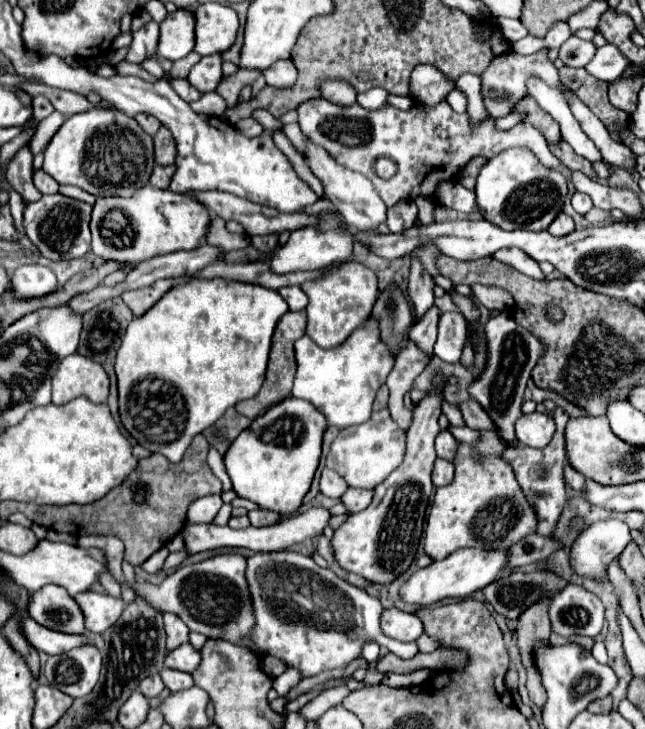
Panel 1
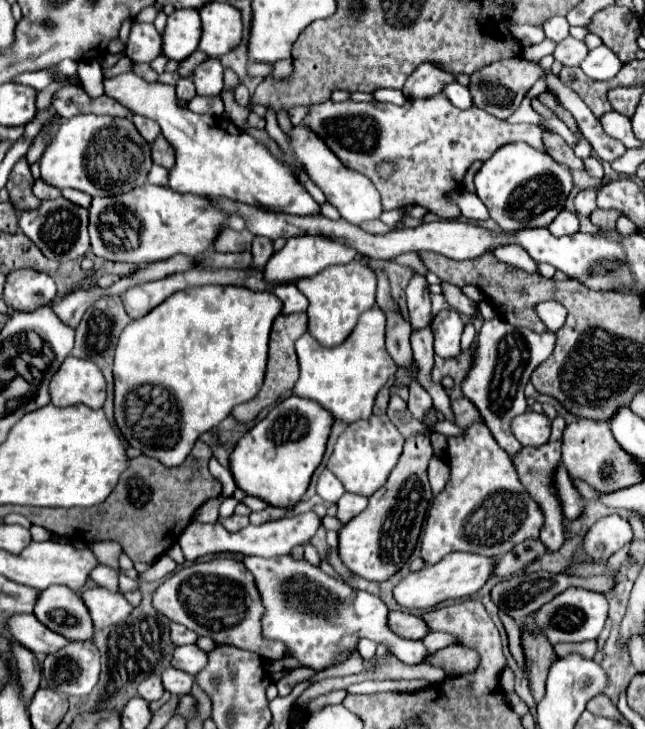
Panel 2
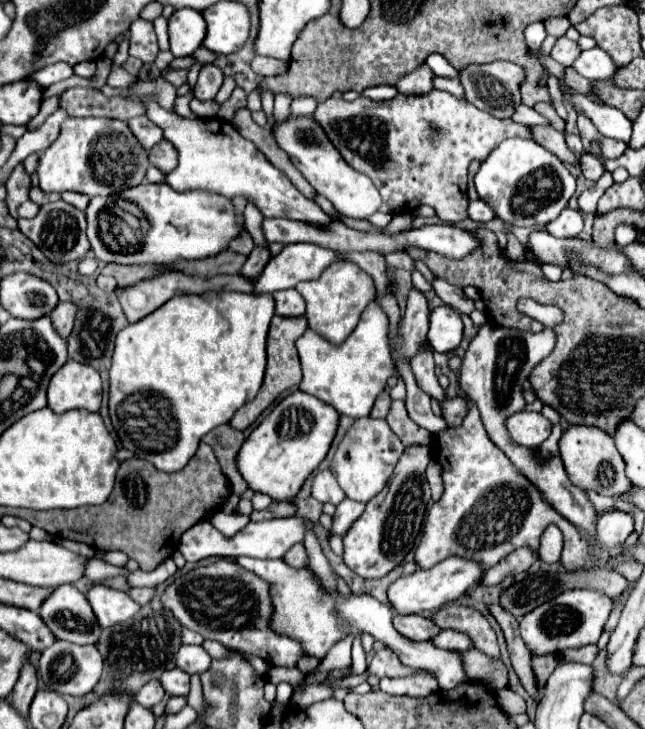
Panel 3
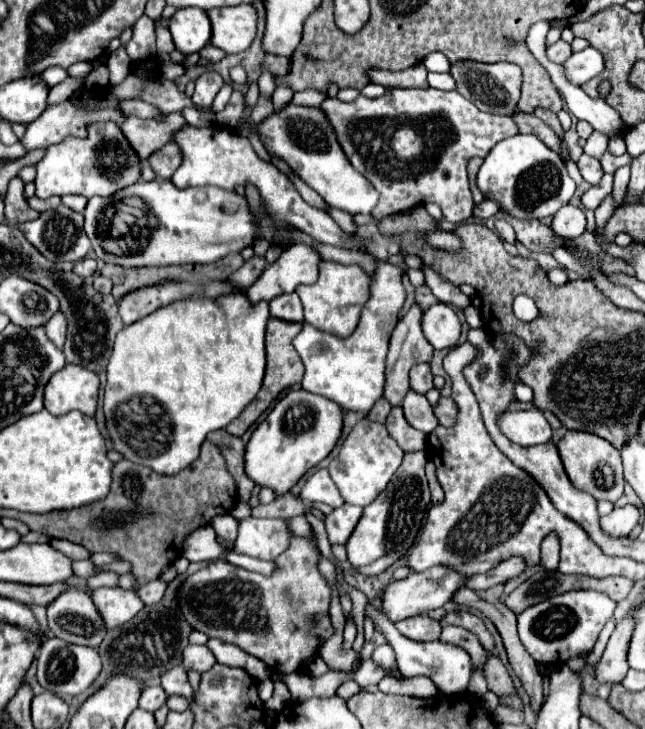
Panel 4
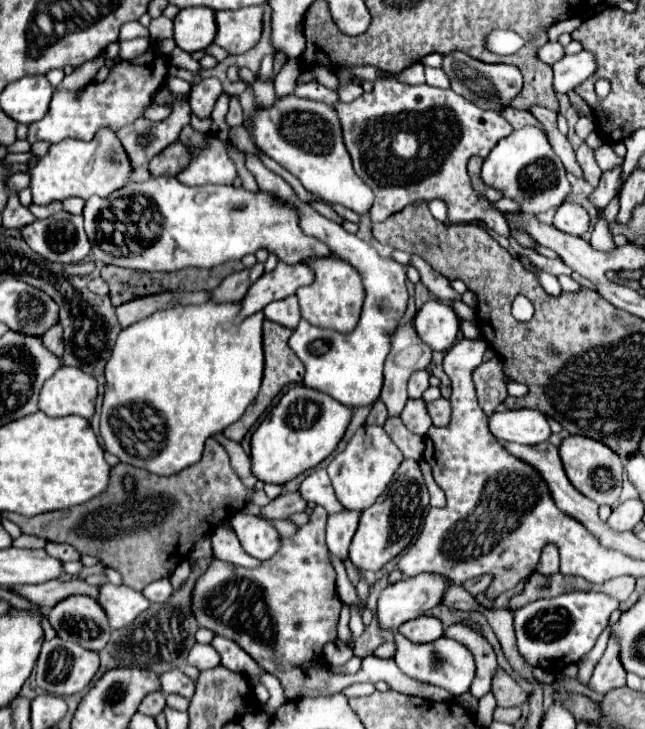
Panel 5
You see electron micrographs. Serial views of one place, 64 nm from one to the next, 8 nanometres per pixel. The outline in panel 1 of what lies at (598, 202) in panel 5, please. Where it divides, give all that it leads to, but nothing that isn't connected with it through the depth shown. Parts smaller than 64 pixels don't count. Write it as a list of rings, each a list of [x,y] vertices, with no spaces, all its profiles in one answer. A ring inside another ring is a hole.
[[[576,192],[572,196],[572,206],[578,214],[586,214],[590,208],[592,208],[592,198],[588,194],[582,194],[582,192]]]

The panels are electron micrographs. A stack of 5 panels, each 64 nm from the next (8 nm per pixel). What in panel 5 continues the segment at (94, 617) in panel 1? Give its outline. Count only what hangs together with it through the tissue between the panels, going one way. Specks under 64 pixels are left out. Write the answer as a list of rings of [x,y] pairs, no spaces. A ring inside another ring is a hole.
[[[114,584],[102,586],[98,602],[106,610],[112,628],[124,628],[132,624],[132,620],[136,620],[136,616],[140,616],[140,612],[144,612],[150,606],[142,592]]]

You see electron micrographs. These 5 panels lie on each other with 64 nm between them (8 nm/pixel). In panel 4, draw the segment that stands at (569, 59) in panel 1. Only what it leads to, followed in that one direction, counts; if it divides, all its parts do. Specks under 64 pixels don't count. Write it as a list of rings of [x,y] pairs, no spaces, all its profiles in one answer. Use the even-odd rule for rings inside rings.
[[[558,40],[556,44],[552,44],[552,46],[546,48],[546,56],[548,56],[548,60],[552,60],[552,62],[556,62],[556,64],[562,64],[564,60],[568,60],[570,54],[572,54],[570,44],[564,42],[564,40]]]

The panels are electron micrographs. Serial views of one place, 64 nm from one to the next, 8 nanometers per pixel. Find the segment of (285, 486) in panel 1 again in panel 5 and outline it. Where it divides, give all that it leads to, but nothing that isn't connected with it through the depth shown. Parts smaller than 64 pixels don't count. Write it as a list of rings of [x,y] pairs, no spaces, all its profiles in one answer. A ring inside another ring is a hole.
[[[290,388],[252,434],[252,470],[262,482],[286,484],[298,474],[320,464],[342,440],[352,418],[352,408],[332,396],[308,388]]]

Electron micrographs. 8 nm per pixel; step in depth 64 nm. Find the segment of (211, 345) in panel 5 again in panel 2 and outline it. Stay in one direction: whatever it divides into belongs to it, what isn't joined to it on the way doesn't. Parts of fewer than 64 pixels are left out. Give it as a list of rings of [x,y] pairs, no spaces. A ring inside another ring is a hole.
[[[202,286],[202,288],[190,288],[190,290],[176,292],[168,300],[164,300],[160,306],[156,306],[150,314],[146,314],[144,318],[130,322],[124,328],[124,332],[120,334],[120,340],[116,346],[116,356],[114,356],[114,370],[112,370],[112,374],[114,374],[114,420],[116,420],[118,430],[126,438],[126,442],[132,448],[138,448],[144,456],[160,460],[160,464],[164,464],[168,468],[182,464],[186,460],[186,456],[192,452],[192,446],[200,434],[204,434],[206,430],[220,424],[232,412],[234,406],[244,404],[258,394],[258,390],[264,382],[268,334],[270,334],[274,318],[280,314],[280,310],[282,310],[282,302],[272,292],[252,292],[246,288],[230,288],[230,286],[226,286],[226,288],[224,286]]]

